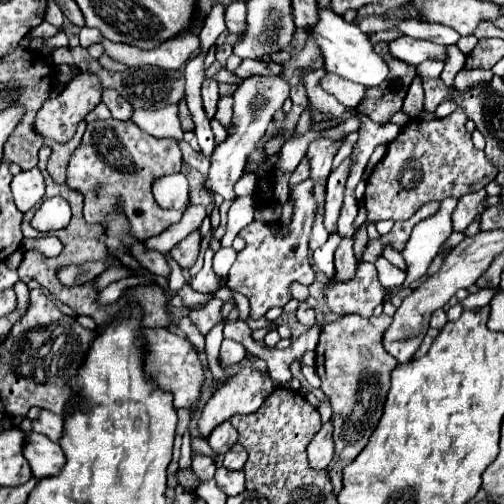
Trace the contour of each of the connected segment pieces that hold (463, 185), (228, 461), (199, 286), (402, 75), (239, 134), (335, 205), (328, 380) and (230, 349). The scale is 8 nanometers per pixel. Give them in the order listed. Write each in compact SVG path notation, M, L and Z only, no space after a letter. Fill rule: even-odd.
M460 109L444 119L414 119L402 127L400 135L392 143L388 143L384 159L374 167L366 181L366 221L354 235L354 253L358 259L368 243L368 235L364 235L368 221L410 219L412 213L428 201L462 197L466 193L480 191L484 185L494 181L496 169L492 169L484 151L478 151L472 145L470 133L464 127L466 121L464 111Z
M236 443L226 455L224 455L224 467L226 469L242 469L244 463L248 459L248 453L244 451L244 447L240 443Z
M208 249L204 255L204 267L190 279L190 287L198 293L216 293L220 289L220 277L212 269L212 255L214 251Z
M388 42L375 44L374 50L384 57L390 67L390 73L382 85L366 89L366 97L358 105L358 111L364 111L374 123L386 125L386 123L390 123L390 117L402 109L406 91L408 91L412 79L416 77L416 67L412 67L404 61L392 59L392 55L388 55Z
M252 75L246 77L236 93L234 93L234 113L232 113L232 123L228 129L228 137L224 143L220 143L214 151L212 163L210 163L210 173L204 181L204 187L214 191L214 193L224 193L224 199L234 199L234 183L242 177L242 171L246 167L246 161L252 151L258 149L272 115L282 109L284 101L288 99L288 83L282 77L264 77L264 75Z
M344 159L336 171L330 173L328 183L326 183L326 215L324 215L324 225L328 227L328 231L336 229L336 221L338 221L338 213L340 213L340 205L342 205L342 191L344 191L344 183L350 171L350 159Z
M346 315L332 323L326 323L316 347L316 373L322 379L322 391L330 399L334 409L334 443L336 455L344 463L352 463L366 447L372 431L376 429L384 399L390 387L390 371L398 361L382 347L382 333L392 323L392 317L360 317ZM360 401L360 407L356 407Z
M224 339L224 341L222 341L222 349L220 349L220 367L222 367L222 371L226 373L226 381L222 381L222 383L214 381L214 383L212 383L212 391L220 389L222 385L228 383L228 379L230 379L228 369L232 369L234 365L238 365L244 357L246 357L244 345L236 343L236 341L230 341L230 339Z

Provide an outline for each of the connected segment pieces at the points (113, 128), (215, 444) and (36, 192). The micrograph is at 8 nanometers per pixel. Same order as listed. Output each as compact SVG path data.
M92 121L86 125L80 147L70 157L66 183L74 189L80 189L84 195L84 219L88 223L102 223L112 203L122 201L132 235L144 241L178 223L182 217L178 211L164 211L158 207L152 195L154 181L162 175L178 173L180 165L182 153L176 139L156 139L144 133L134 121Z
M224 421L222 425L218 425L218 427L210 433L208 443L210 443L214 455L224 455L224 451L228 451L228 449L236 443L236 439L238 439L236 429L234 429L228 421Z
M12 183L12 195L18 209L26 213L44 197L44 183Z

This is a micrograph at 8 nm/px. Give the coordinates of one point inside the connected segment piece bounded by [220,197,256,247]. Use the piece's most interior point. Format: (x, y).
(241, 213)

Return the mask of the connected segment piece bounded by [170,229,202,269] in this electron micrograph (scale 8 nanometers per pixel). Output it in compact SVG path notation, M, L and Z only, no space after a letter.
M200 229L192 231L186 239L182 239L178 245L172 247L170 255L176 259L176 263L182 269L188 269L194 265L194 261L198 259L198 251L200 251L200 243L202 243L202 235Z

